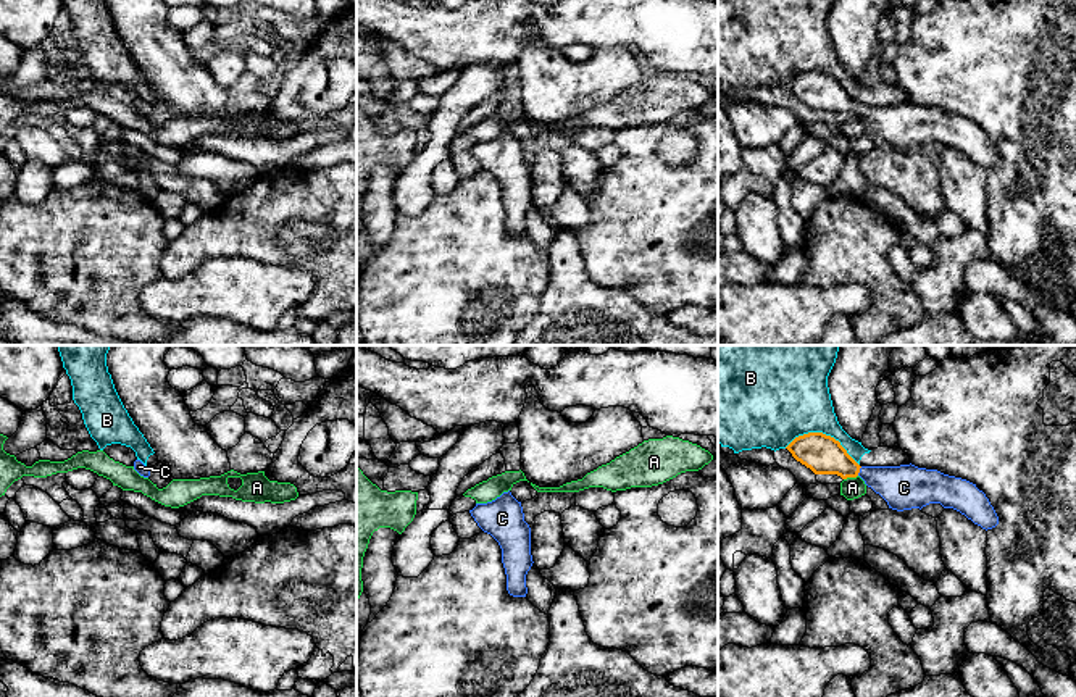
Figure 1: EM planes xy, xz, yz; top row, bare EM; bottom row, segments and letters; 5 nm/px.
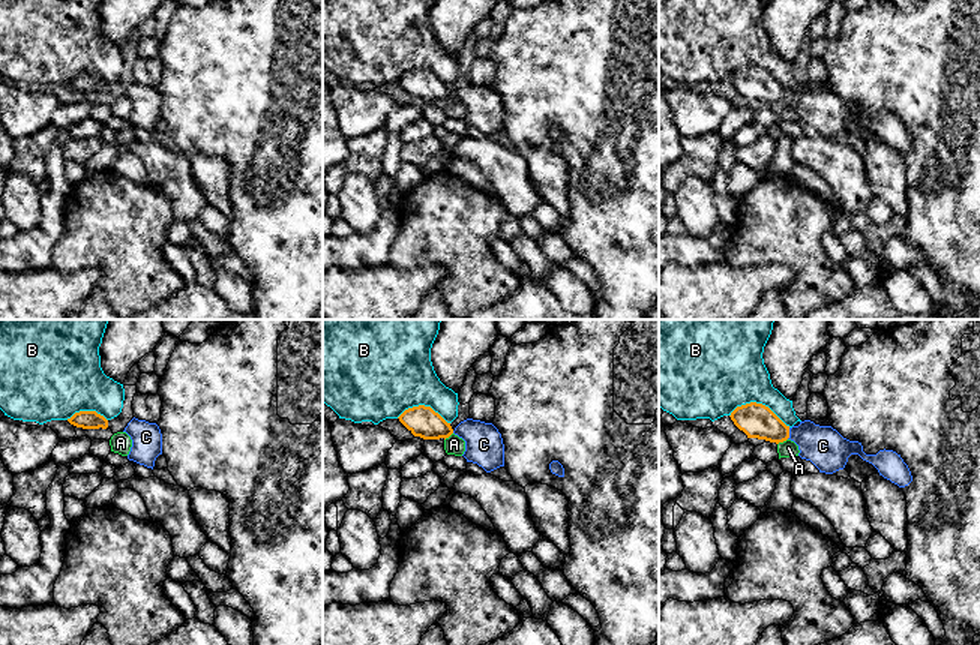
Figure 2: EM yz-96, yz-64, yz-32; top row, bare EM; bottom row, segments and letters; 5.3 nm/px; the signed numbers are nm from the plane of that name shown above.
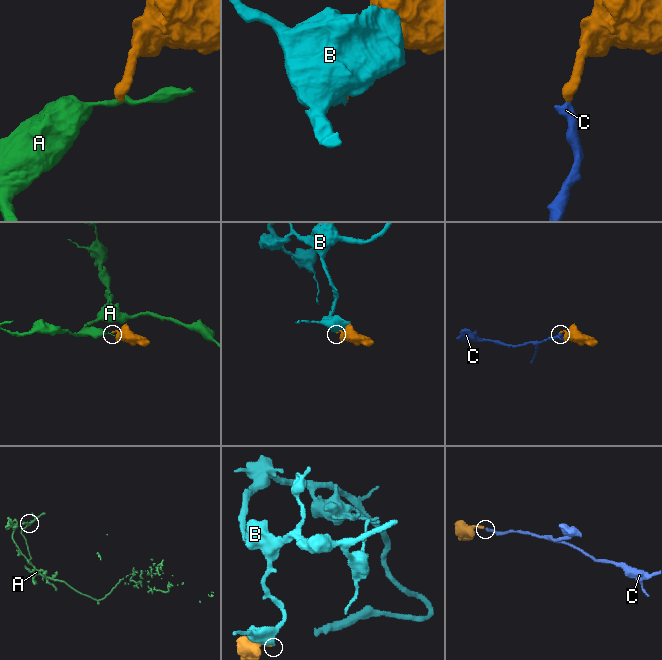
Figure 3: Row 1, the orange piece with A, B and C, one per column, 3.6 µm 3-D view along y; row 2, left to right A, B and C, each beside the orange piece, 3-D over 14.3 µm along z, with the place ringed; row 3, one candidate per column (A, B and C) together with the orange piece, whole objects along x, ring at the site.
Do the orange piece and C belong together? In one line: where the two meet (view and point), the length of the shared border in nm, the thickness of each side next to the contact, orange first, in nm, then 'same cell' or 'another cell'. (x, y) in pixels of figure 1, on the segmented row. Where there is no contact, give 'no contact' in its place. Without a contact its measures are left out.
meets orange in yz at (859, 471); contact 50 nm long; 190 nm thick on the orange side, 220 nm on the other; same cell

